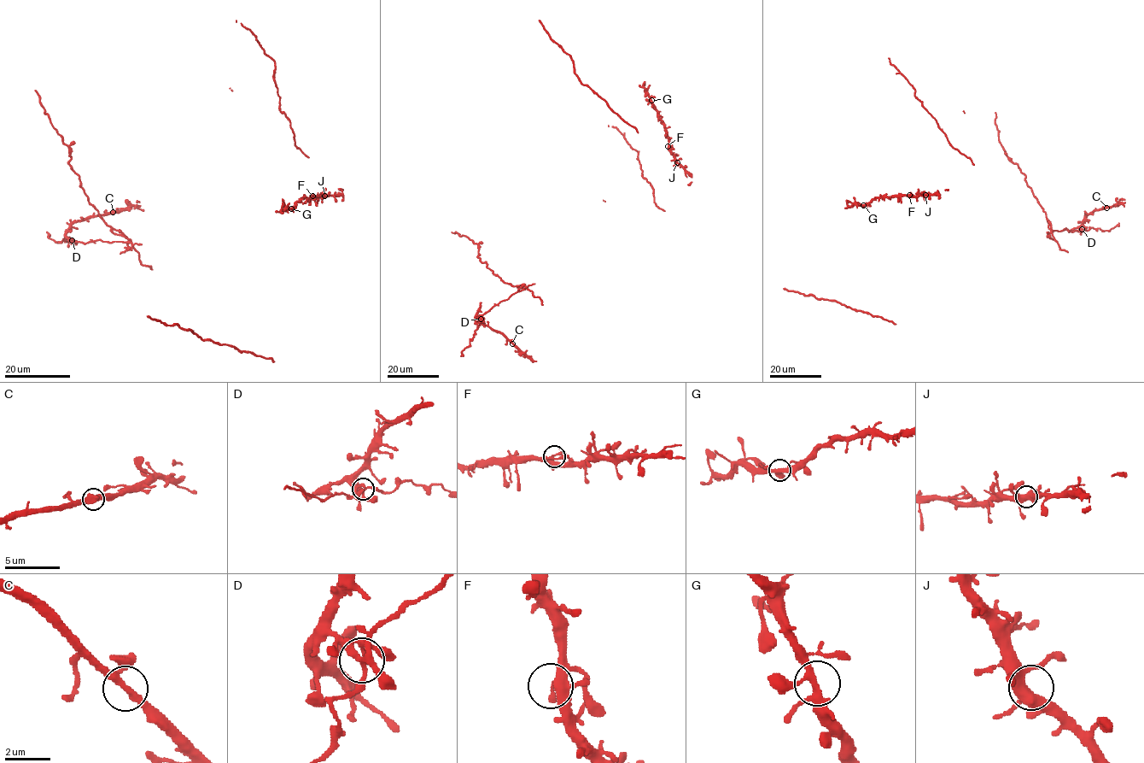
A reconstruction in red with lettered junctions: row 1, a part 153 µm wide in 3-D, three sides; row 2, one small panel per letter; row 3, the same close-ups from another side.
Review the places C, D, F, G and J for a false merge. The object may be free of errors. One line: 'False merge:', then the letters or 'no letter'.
False merge: D

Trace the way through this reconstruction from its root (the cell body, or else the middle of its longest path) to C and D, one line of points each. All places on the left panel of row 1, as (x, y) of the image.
C: (142, 244), (102, 240), (83, 243), (71, 241), (66, 235), (74, 222), (113, 212)
D: (142, 244), (102, 240), (83, 243), (72, 240)

